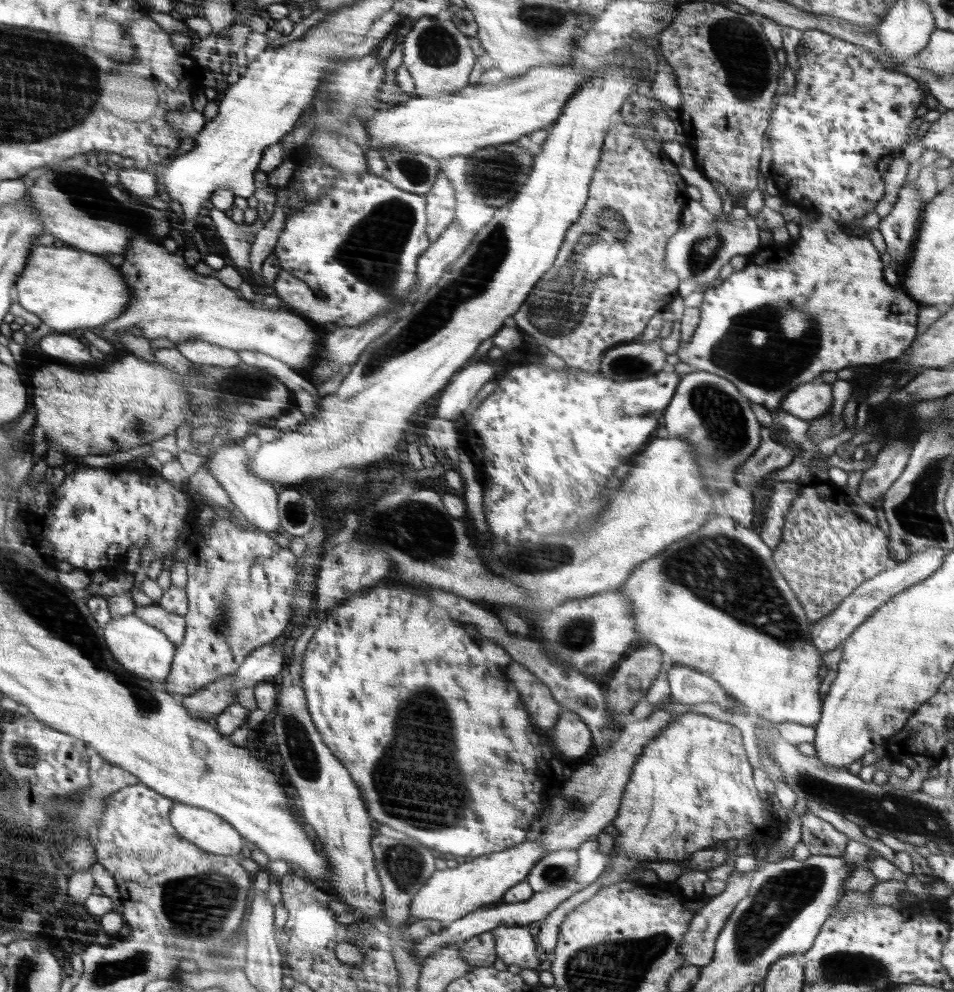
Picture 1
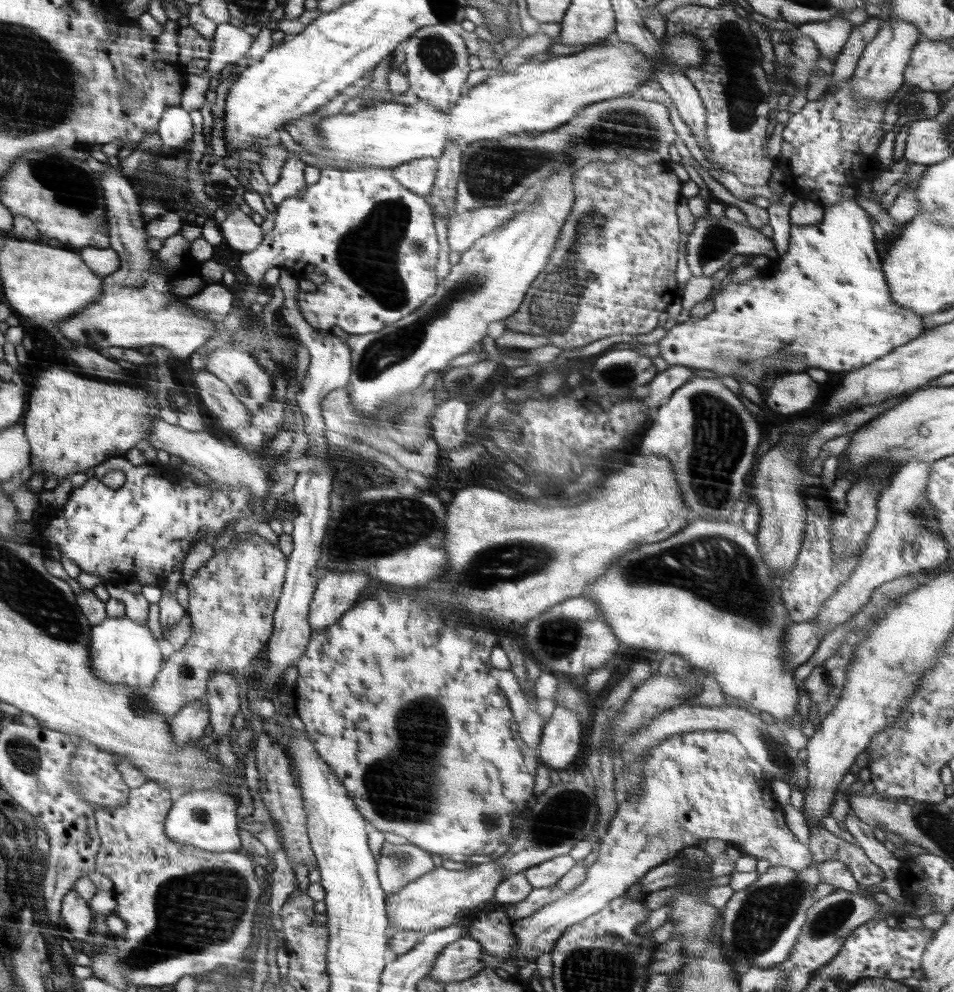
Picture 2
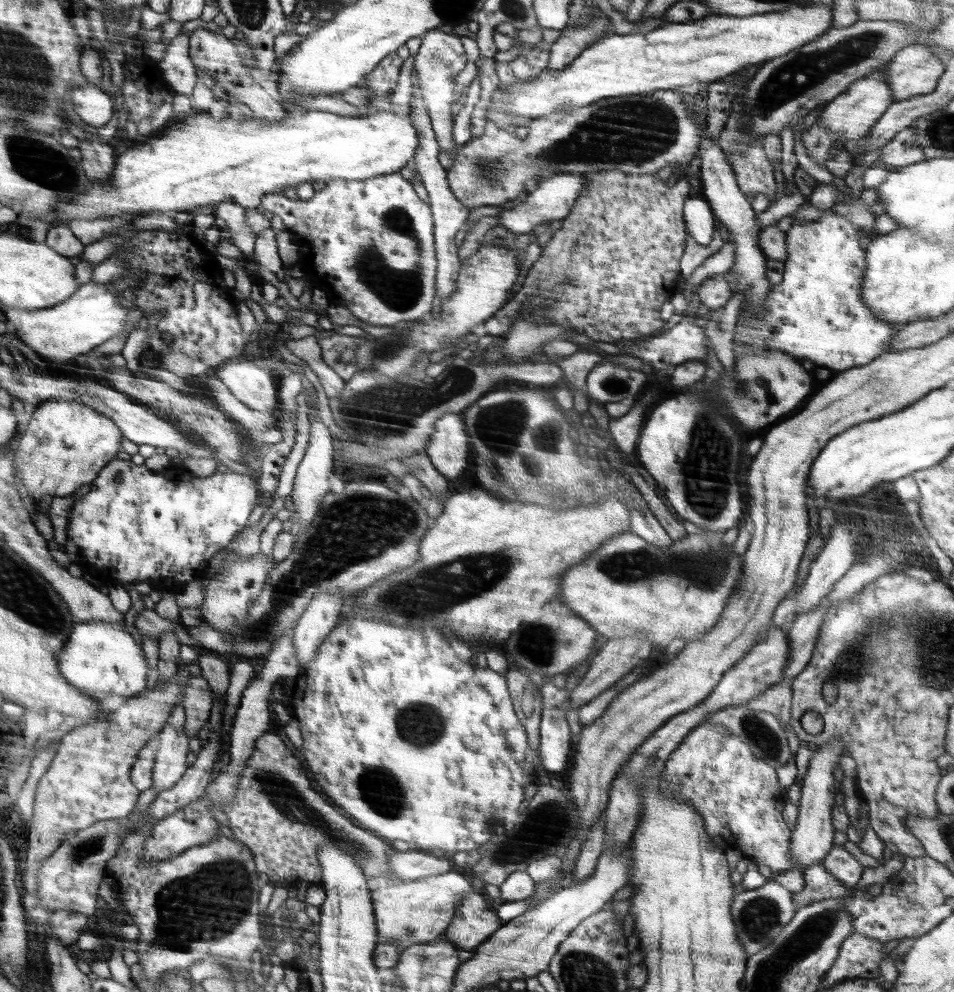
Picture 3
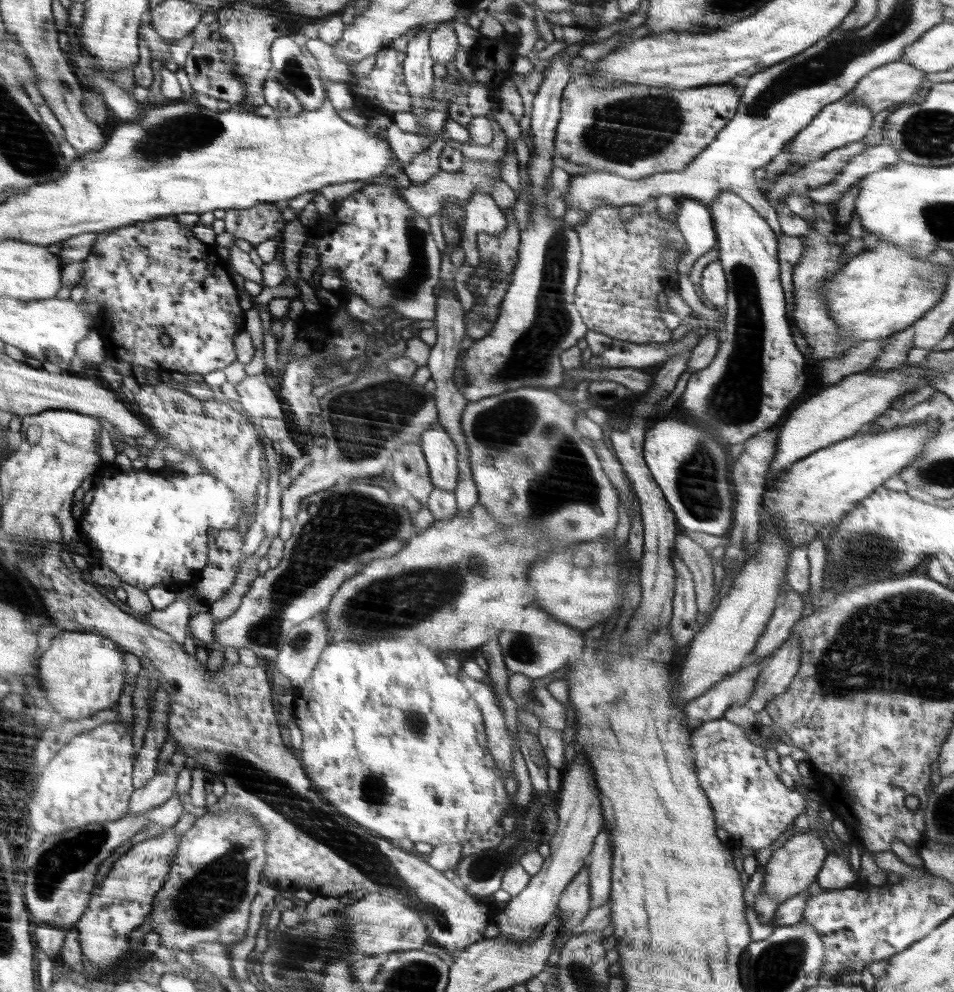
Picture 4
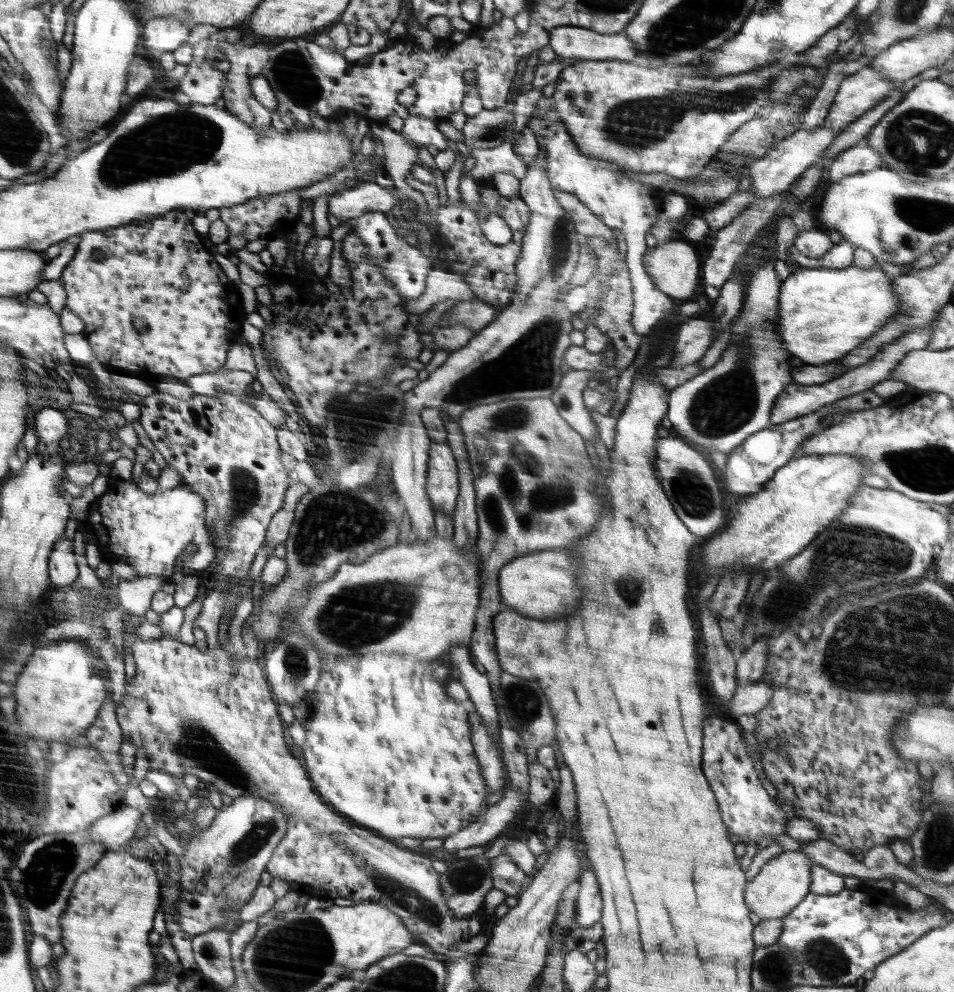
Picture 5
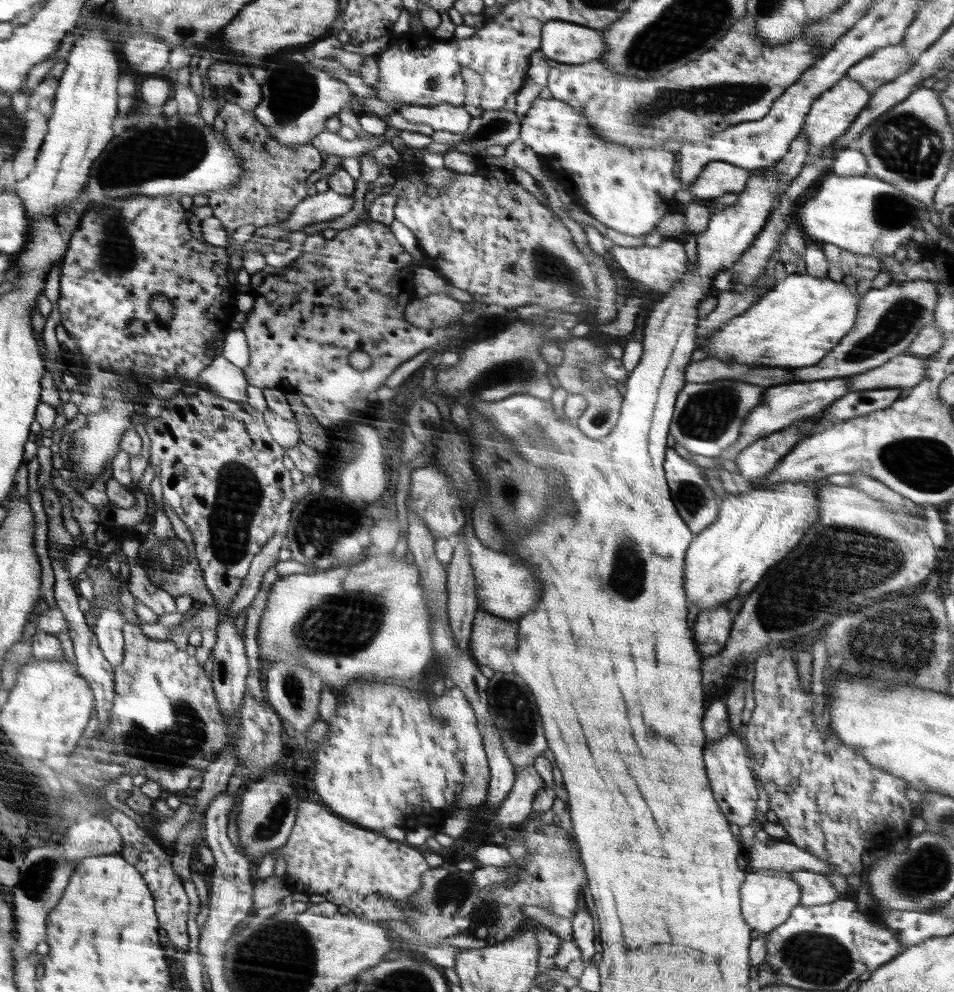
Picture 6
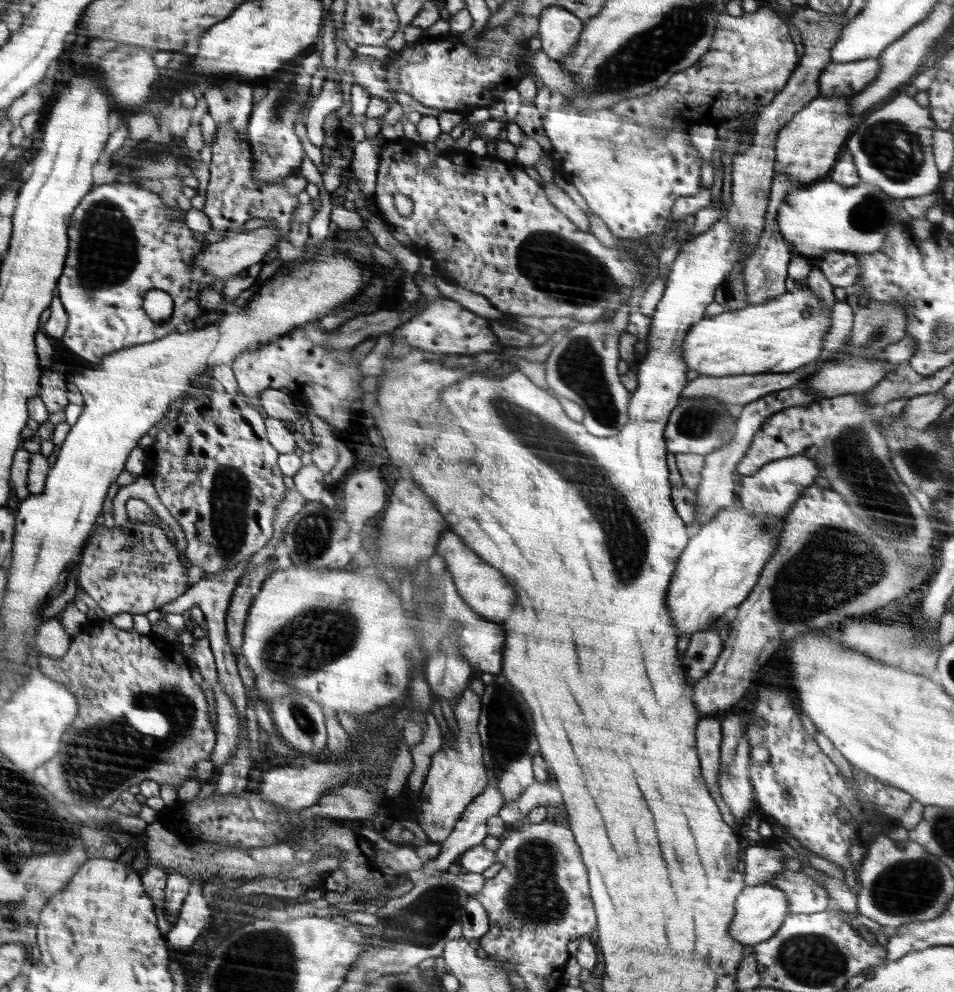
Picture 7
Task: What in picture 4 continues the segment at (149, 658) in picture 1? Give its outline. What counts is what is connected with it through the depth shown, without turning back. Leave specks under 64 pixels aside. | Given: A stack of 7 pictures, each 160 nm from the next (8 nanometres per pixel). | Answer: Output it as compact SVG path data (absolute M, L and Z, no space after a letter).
M64 631L38 659L40 690L54 713L66 720L80 720L114 708L124 686L121 646L103 634Z

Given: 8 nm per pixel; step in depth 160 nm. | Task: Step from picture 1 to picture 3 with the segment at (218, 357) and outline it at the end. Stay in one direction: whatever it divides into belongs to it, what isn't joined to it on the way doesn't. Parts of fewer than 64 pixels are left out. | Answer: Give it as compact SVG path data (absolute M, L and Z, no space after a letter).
M251 357L230 358L222 363L217 375L228 390L248 408L271 413L279 406L276 378L267 369L254 365Z

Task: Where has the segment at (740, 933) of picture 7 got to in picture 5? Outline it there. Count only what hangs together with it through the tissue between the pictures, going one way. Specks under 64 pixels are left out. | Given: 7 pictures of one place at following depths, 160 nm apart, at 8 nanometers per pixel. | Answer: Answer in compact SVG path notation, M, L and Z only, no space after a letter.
M784 851L767 861L760 872L748 881L746 897L748 907L761 921L786 917L809 893L811 883L809 856L798 851Z

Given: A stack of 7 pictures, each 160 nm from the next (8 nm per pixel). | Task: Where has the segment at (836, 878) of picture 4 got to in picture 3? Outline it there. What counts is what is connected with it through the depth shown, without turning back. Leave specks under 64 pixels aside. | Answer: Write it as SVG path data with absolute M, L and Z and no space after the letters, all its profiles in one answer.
M833 845L820 863L843 884L854 888L864 870L864 866L846 851L844 845Z

